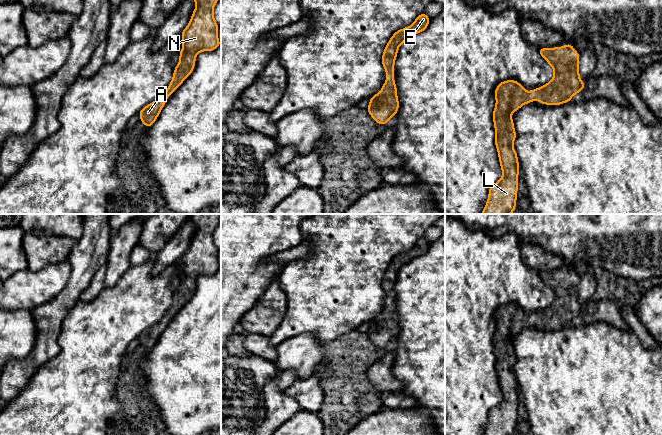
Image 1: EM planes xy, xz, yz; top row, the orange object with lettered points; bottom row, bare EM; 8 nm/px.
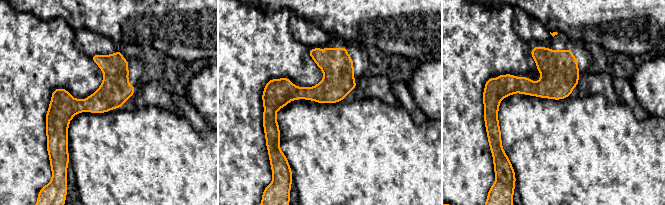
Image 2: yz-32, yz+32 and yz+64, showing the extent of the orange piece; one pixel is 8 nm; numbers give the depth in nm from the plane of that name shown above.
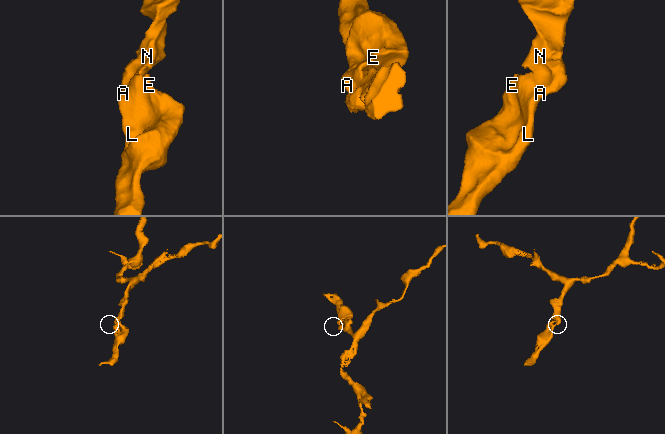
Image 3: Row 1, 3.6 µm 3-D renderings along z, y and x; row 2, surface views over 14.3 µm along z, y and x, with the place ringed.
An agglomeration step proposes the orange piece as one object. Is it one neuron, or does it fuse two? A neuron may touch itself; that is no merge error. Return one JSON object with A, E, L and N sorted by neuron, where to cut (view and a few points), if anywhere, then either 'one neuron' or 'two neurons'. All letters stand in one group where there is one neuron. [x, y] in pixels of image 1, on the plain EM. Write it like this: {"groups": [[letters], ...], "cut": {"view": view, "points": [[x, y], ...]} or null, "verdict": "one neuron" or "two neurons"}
{"groups": [["A", "E", "L", "N"]], "cut": null, "verdict": "one neuron"}

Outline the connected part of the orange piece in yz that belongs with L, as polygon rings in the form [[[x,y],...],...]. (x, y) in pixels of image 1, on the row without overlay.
[[[571,268],[542,272],[538,276],[554,294],[549,307],[528,317],[515,304],[508,304],[499,307],[495,314],[495,368],[503,399],[490,411],[483,435],[514,435],[516,432],[519,387],[512,370],[516,357],[511,338],[533,324],[547,329],[561,329],[571,325],[572,320],[582,315],[586,309],[579,301],[579,277]]]

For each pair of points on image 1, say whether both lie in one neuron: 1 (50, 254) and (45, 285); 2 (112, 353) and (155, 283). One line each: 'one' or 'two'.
1: two
2: one

